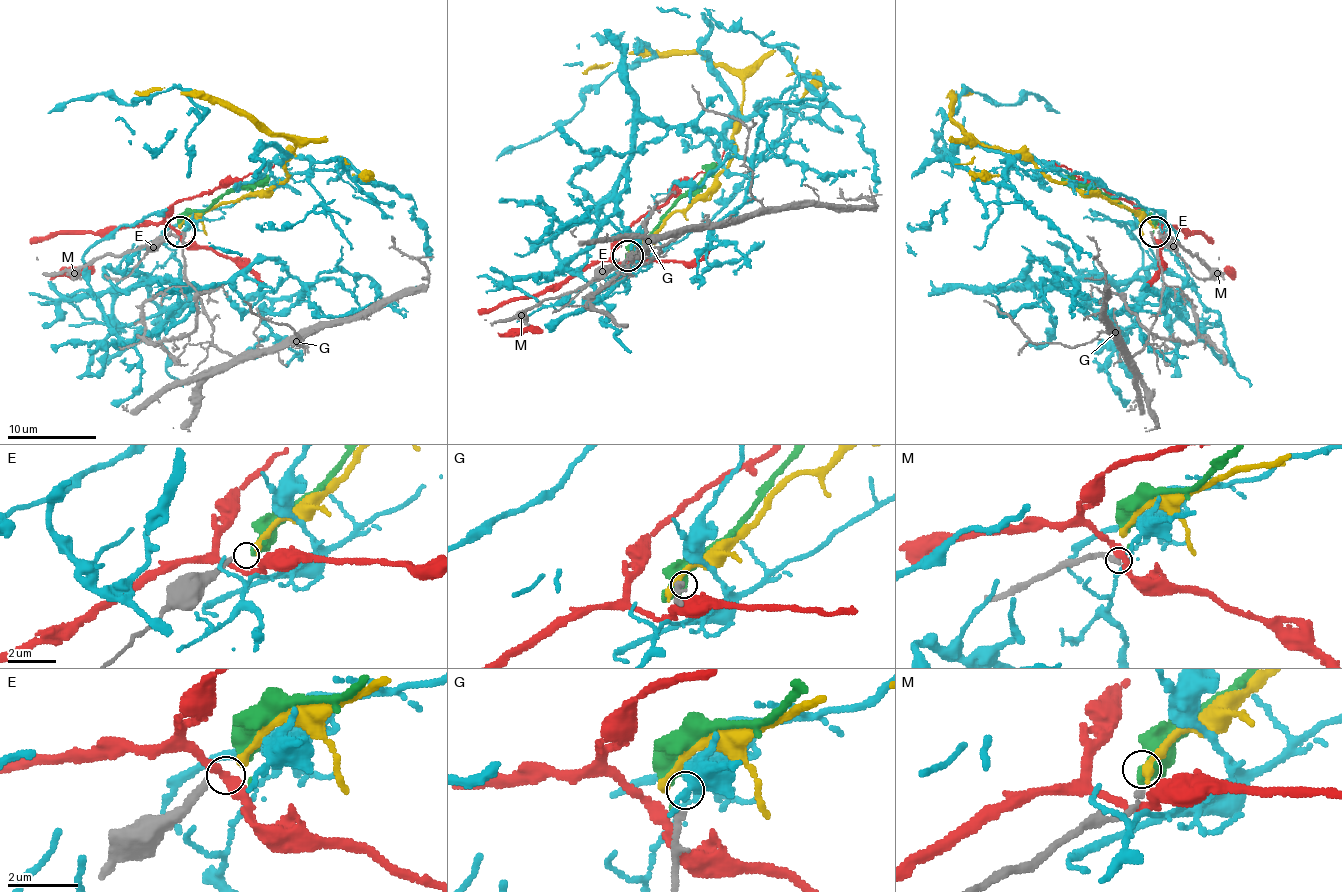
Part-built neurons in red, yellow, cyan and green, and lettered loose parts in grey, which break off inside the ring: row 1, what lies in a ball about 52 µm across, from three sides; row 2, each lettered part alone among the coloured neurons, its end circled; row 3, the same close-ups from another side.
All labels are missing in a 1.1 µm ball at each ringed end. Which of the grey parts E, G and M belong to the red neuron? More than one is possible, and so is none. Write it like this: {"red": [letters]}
{"red": []}

